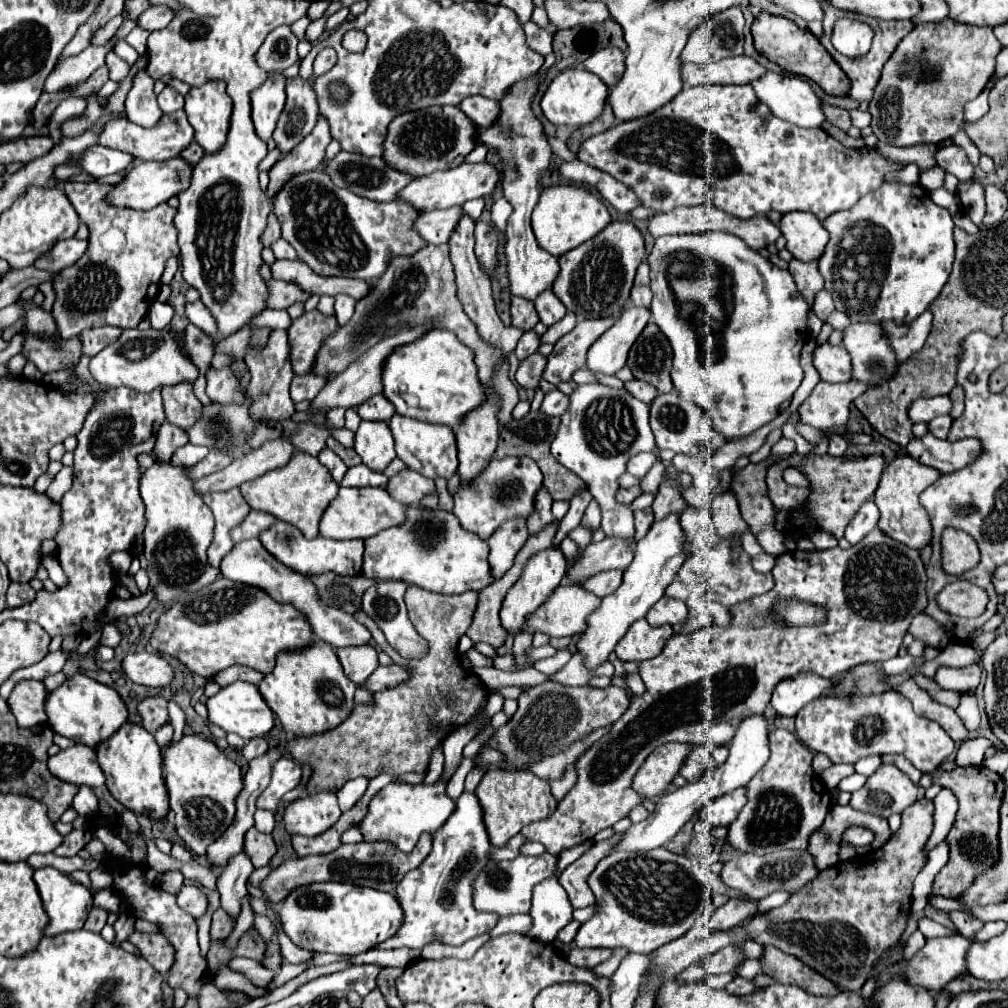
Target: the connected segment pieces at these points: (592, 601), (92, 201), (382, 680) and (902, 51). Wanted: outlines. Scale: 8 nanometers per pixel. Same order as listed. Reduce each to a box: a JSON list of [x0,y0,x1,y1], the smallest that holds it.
[[535,582,601,636],[53,182,179,338],[357,664,409,694],[869,18,1003,158]]

